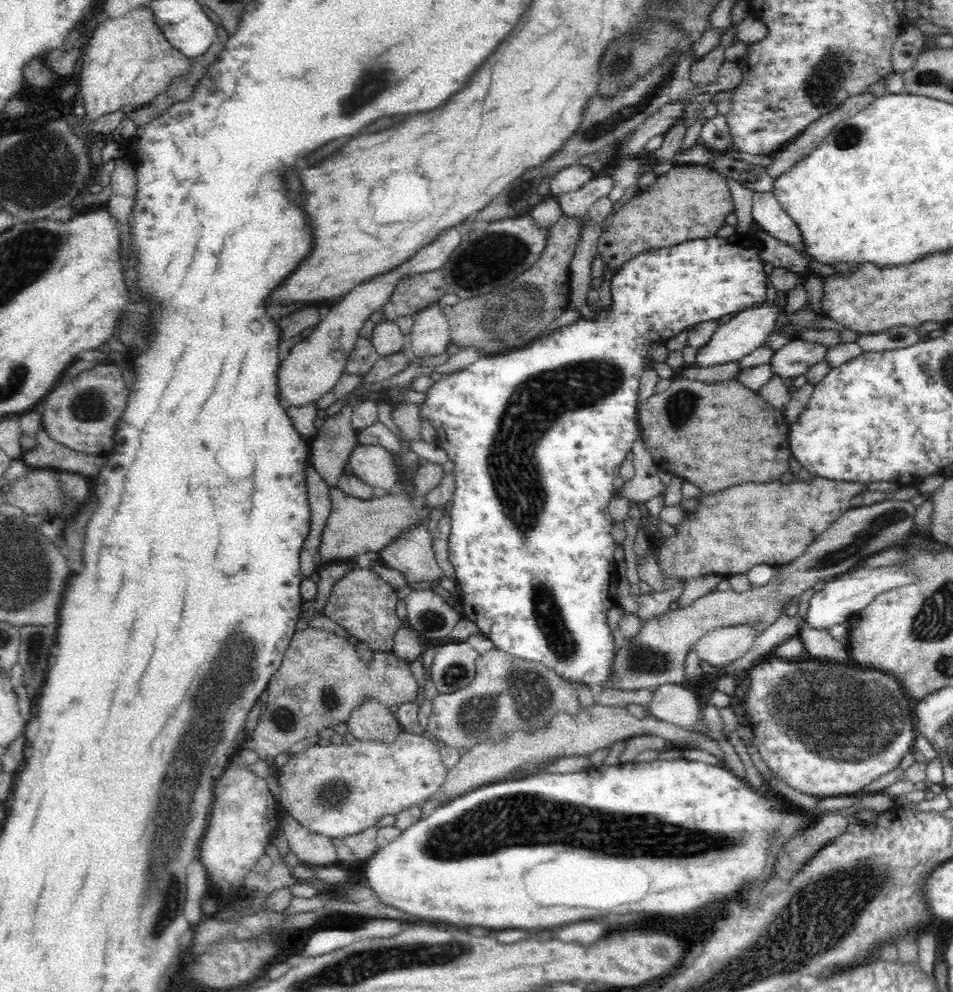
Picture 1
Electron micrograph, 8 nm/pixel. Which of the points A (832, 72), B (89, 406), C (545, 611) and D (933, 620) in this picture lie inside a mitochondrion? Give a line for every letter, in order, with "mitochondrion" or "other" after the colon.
A: mitochondrion
B: mitochondrion
C: mitochondrion
D: mitochondrion

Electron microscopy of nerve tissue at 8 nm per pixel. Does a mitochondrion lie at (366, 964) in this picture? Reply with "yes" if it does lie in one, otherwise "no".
yes

